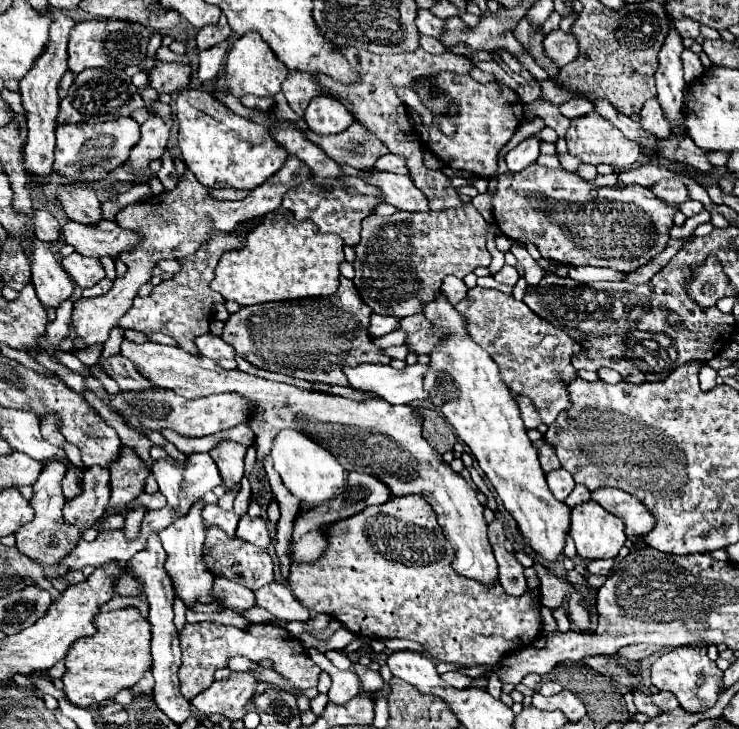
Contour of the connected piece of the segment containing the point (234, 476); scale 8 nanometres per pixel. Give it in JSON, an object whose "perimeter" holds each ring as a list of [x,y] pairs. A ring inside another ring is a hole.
{"perimeter":[[[231,440],[221,442],[217,448],[213,448],[209,452],[221,472],[221,480],[223,480],[221,486],[227,494],[235,492],[235,488],[241,484],[241,478],[245,474],[245,470],[243,470],[245,452],[247,452],[247,448],[243,444],[237,444]]]}

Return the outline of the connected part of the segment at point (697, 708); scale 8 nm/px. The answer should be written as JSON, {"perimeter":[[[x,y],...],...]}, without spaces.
{"perimeter":[[[681,646],[675,652],[661,654],[659,660],[651,666],[651,682],[659,690],[673,692],[679,700],[681,708],[687,712],[703,712],[711,708],[719,698],[719,684],[721,684],[723,672],[717,668],[713,660],[707,658],[707,648],[693,648],[693,646]]]}

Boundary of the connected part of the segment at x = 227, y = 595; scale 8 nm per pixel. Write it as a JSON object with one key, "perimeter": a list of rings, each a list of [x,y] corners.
{"perimeter":[[[215,578],[213,582],[213,598],[229,610],[235,612],[245,612],[255,606],[253,602],[253,592],[241,584],[235,584],[225,578]]]}

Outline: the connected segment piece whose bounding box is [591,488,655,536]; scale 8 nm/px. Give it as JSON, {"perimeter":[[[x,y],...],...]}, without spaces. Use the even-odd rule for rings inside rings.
{"perimeter":[[[599,488],[591,492],[591,500],[601,504],[611,514],[619,516],[625,522],[627,536],[641,536],[653,530],[655,520],[649,510],[639,502],[633,500],[631,494],[617,490],[617,488]]]}

